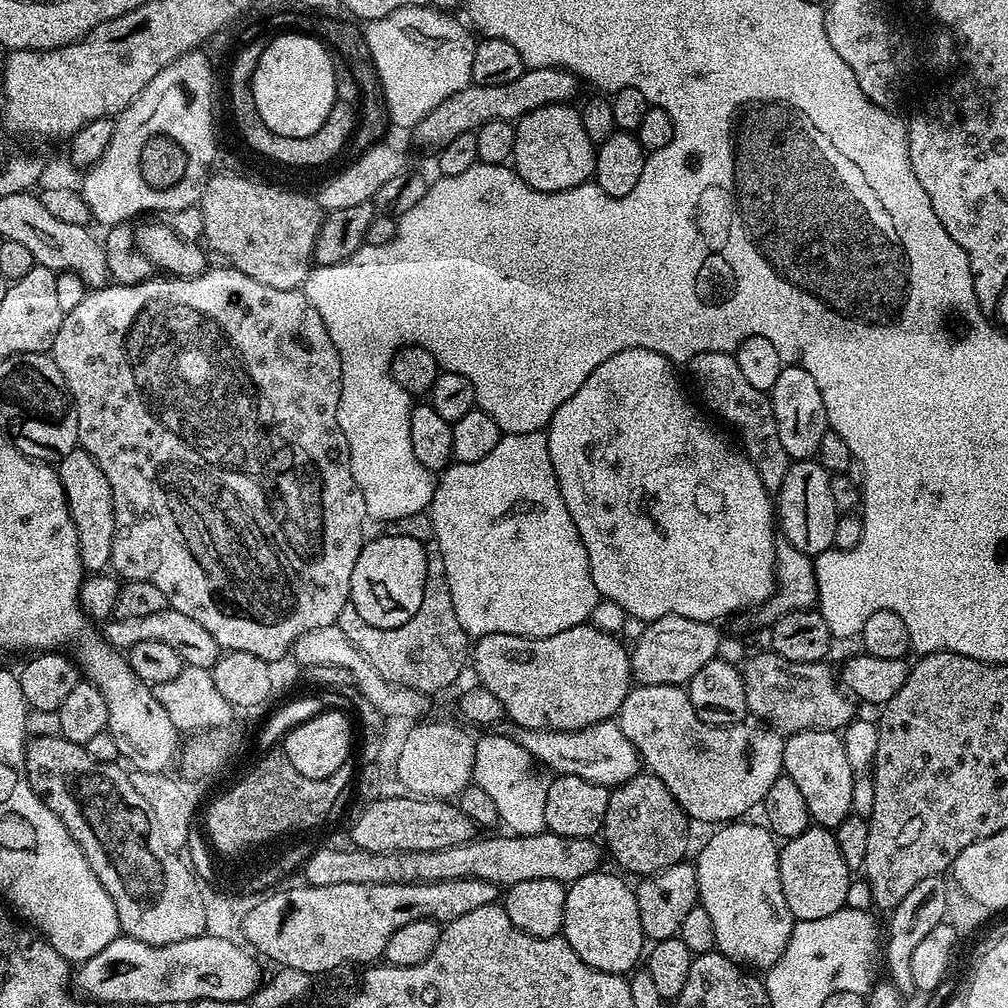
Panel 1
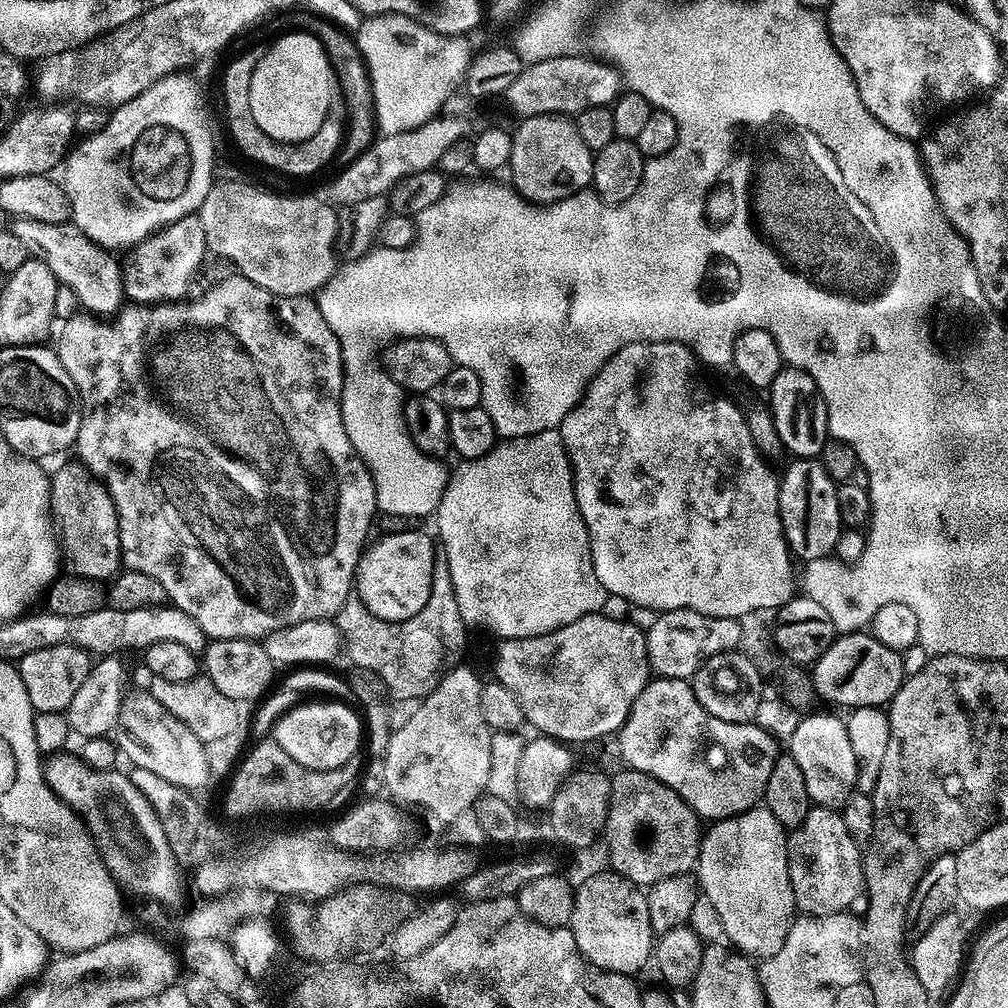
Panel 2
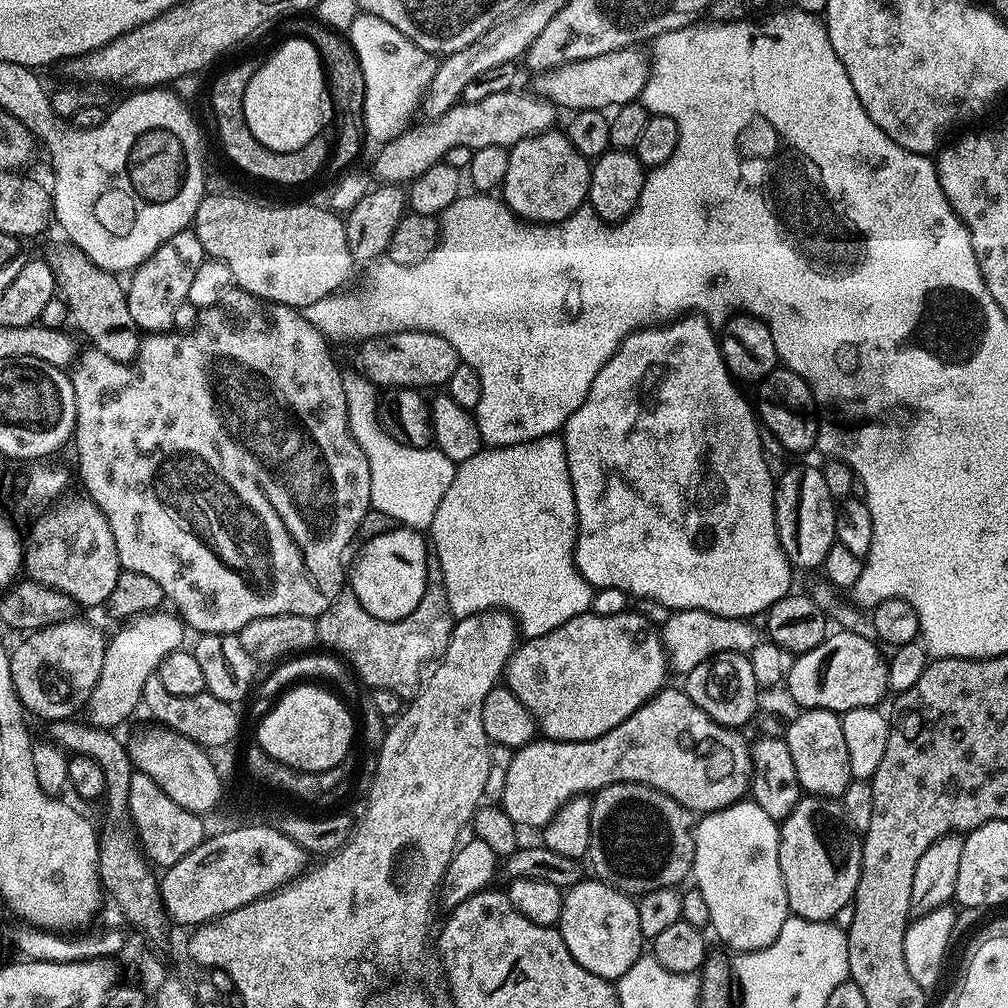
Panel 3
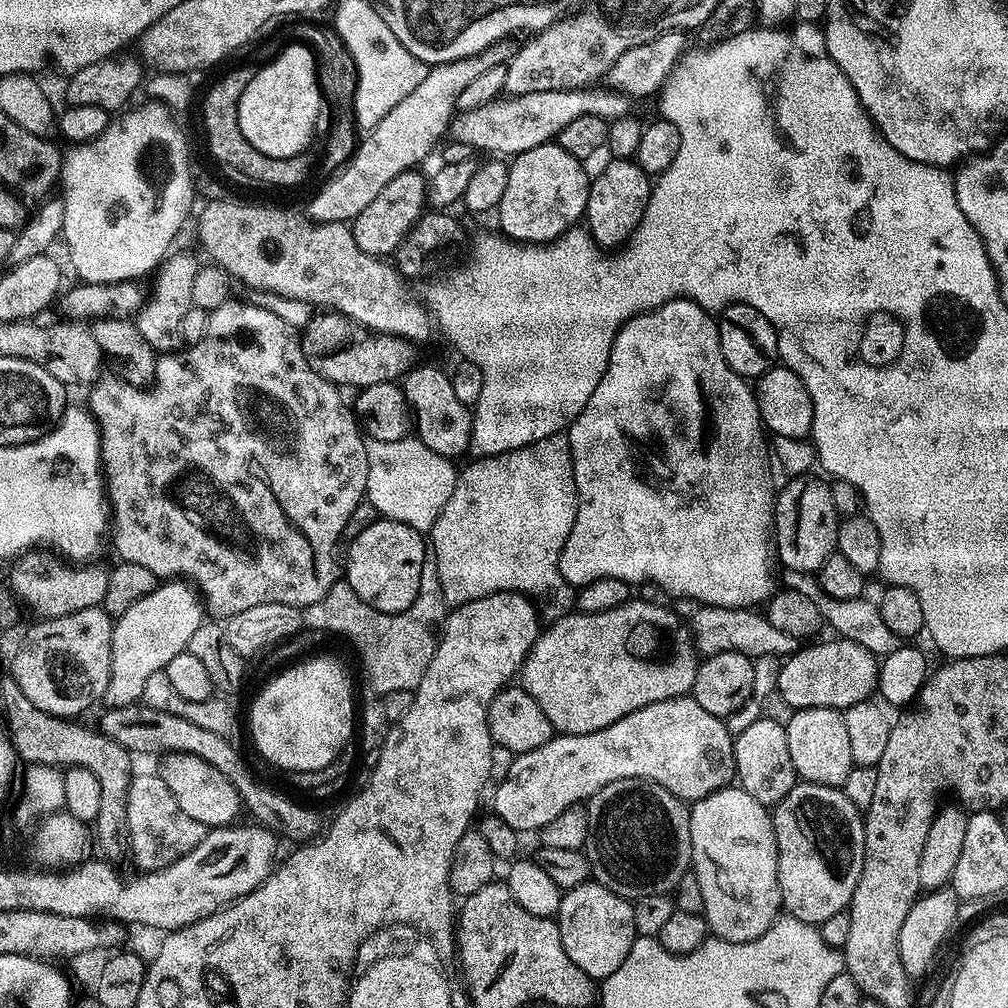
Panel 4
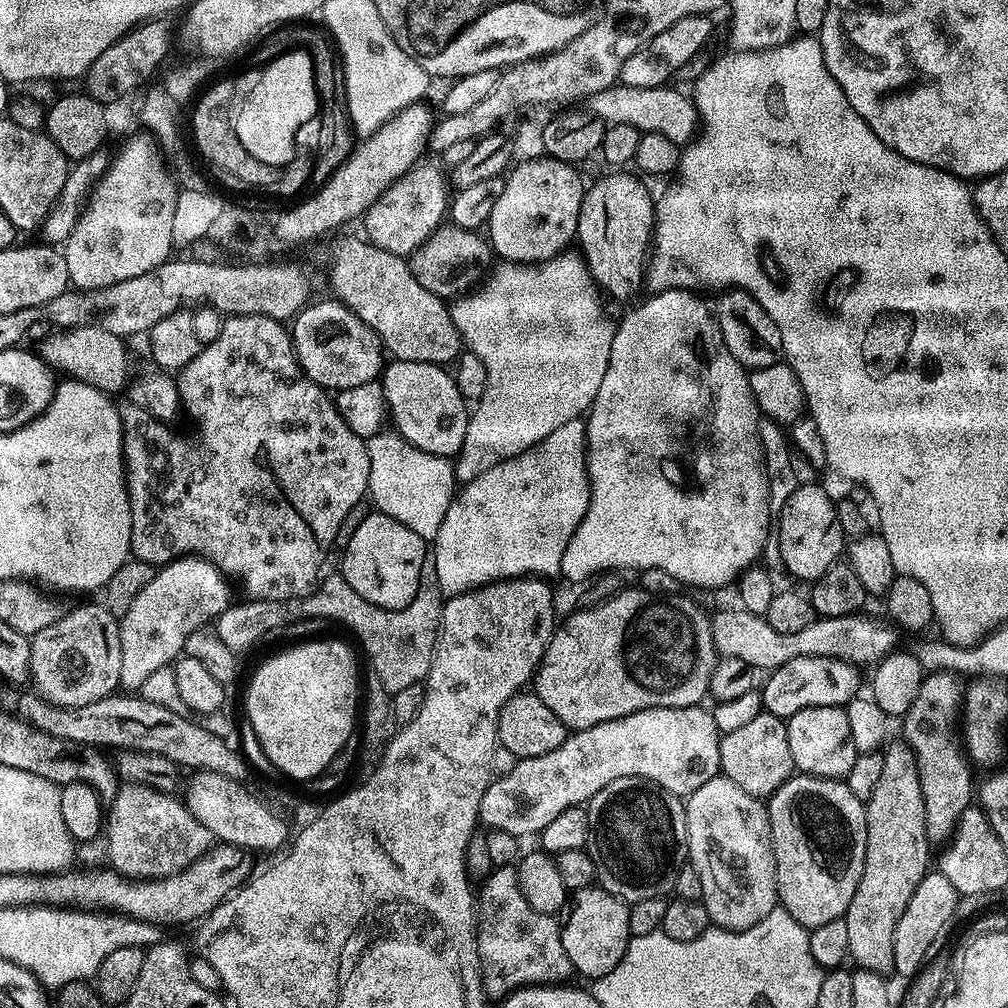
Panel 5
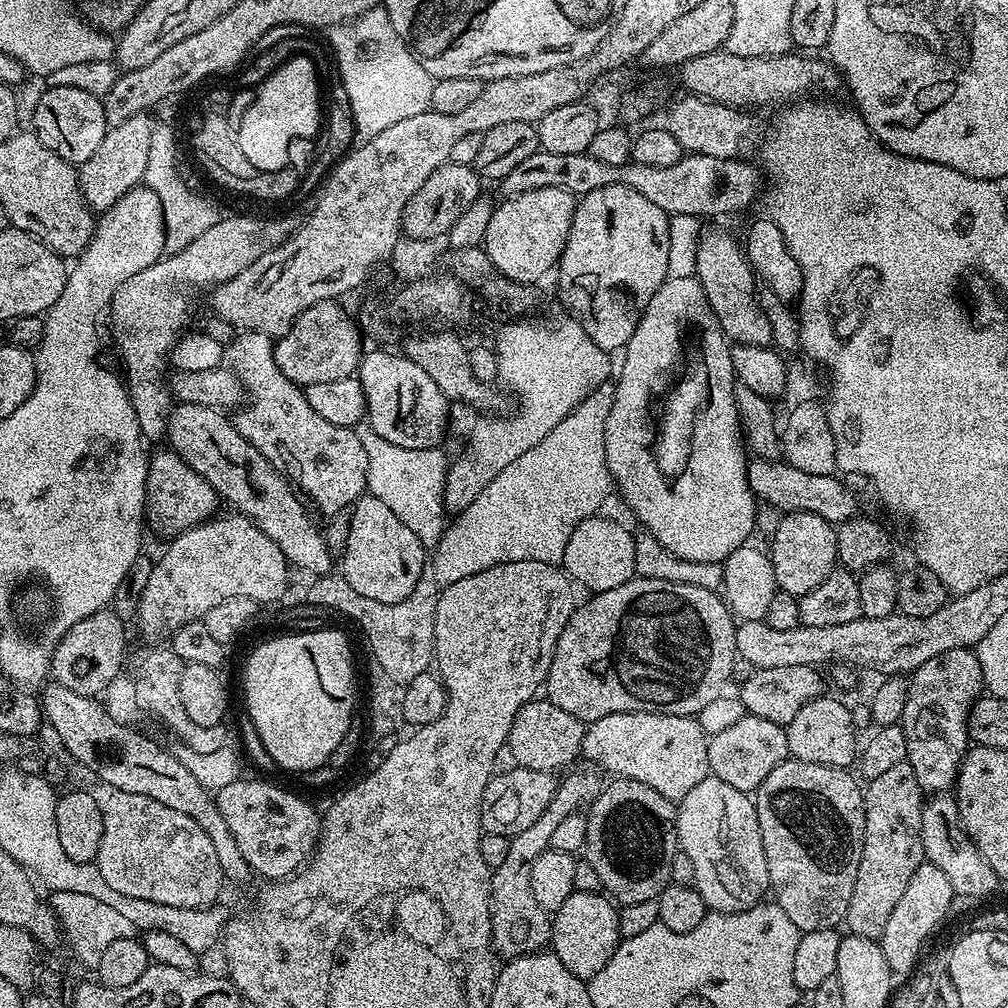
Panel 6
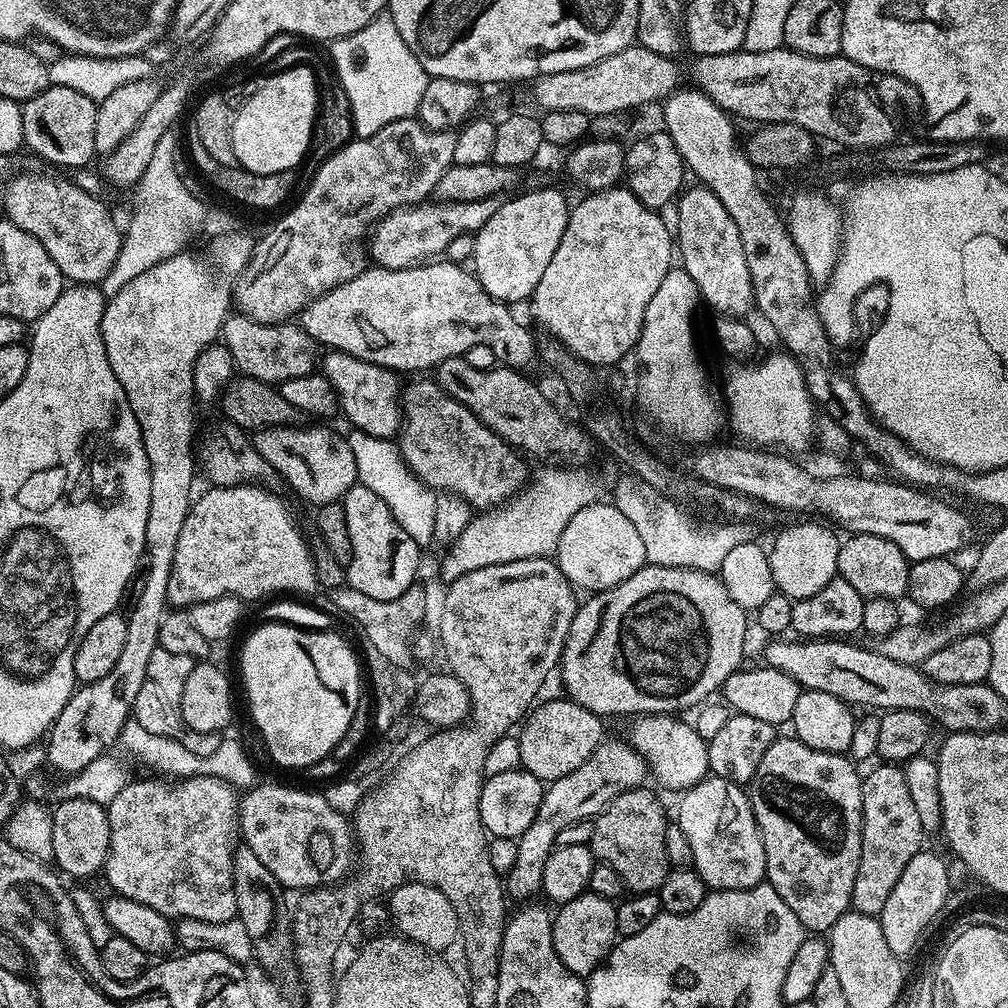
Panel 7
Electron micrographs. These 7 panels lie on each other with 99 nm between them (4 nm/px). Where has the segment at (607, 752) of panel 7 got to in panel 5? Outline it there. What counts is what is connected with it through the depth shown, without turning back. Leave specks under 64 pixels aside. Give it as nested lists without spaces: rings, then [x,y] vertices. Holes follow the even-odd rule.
[[[507,864],[501,868],[492,868],[489,874],[483,877],[482,885],[478,888],[478,937],[480,936],[480,952],[478,948],[478,959],[480,962],[480,973],[484,976],[484,990],[492,998],[503,998],[508,993],[515,991],[517,988],[530,984],[547,985],[549,982],[564,982],[568,975],[573,975],[574,969],[570,958],[566,958],[566,950],[562,946],[562,927],[561,921],[556,916],[547,916],[546,914],[538,914],[538,910],[534,910],[534,906],[530,906],[530,902],[526,902],[526,898],[522,894],[522,886],[518,882],[518,874],[513,865]]]

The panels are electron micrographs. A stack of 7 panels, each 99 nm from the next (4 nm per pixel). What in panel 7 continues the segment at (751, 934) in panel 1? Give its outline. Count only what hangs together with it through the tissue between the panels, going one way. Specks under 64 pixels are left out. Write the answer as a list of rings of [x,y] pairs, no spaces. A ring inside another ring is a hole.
[[[709,775],[707,778],[698,781],[693,788],[687,789],[681,796],[684,797],[680,800],[680,817],[678,817],[678,823],[682,834],[686,834],[686,839],[690,841],[692,868],[704,879],[704,883],[708,885],[709,889],[719,890],[721,892],[725,892],[726,890],[746,890],[747,888],[753,888],[756,884],[761,883],[766,876],[766,850],[762,846],[762,838],[760,837],[758,826],[756,825],[756,816],[752,813],[752,801],[749,793],[745,791],[741,785],[730,782],[729,780],[723,780],[714,775]]]

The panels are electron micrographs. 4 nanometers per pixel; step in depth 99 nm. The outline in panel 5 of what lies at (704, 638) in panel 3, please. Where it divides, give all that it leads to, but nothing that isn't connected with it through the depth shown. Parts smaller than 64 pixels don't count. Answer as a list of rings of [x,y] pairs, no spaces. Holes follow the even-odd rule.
[[[745,610],[737,611],[715,613],[712,616],[716,651],[721,657],[742,658],[742,662],[757,670],[774,669],[790,662],[790,658],[799,656],[834,658],[846,664],[875,666],[898,648],[897,629],[891,623],[888,625],[880,620],[871,620],[865,614],[829,620],[818,618],[813,624],[806,626],[806,630],[798,630],[798,634],[778,634],[778,630],[774,630],[774,626],[770,626],[763,615]]]

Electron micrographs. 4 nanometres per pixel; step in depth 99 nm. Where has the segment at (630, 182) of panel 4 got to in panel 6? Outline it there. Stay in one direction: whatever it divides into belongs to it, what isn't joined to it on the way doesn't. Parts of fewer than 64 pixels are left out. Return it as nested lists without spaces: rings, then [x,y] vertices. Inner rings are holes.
[[[611,184],[610,186],[602,186],[602,190],[590,190],[590,194],[579,197],[576,209],[574,210],[574,218],[570,226],[570,234],[566,238],[566,246],[560,255],[558,271],[555,273],[556,284],[560,287],[560,300],[565,304],[567,311],[575,316],[576,321],[586,330],[588,339],[592,340],[599,346],[605,354],[612,354],[612,351],[623,349],[628,340],[634,334],[634,330],[638,326],[640,319],[644,317],[646,306],[650,302],[650,298],[654,298],[654,294],[658,290],[658,286],[662,286],[662,282],[667,280],[668,263],[670,262],[670,226],[668,225],[670,217],[667,212],[658,210],[658,206],[654,206],[654,202],[642,198],[642,194],[638,194],[638,190],[634,190],[625,184]]]

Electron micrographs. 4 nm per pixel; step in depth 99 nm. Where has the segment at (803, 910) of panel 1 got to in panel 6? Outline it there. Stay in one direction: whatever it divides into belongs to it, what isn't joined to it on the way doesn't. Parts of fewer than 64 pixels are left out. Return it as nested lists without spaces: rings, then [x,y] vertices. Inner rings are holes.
[[[789,758],[774,766],[774,770],[766,774],[766,782],[754,793],[762,850],[766,850],[769,889],[771,895],[776,895],[773,896],[776,905],[801,934],[836,928],[845,923],[848,914],[864,841],[864,794],[861,781],[852,774],[847,768],[818,766],[814,762]]]

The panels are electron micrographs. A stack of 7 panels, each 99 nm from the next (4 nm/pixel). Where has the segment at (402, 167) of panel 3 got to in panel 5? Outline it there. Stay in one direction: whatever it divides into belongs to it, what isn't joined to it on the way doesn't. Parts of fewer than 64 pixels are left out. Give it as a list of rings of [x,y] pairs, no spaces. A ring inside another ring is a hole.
[[[613,86],[597,96],[591,97],[590,108],[597,116],[604,119],[605,125],[629,124],[642,134],[657,132],[666,134],[670,142],[681,146],[687,145],[697,135],[696,118],[698,109],[691,95],[683,96],[681,89],[676,86],[663,88],[630,88]]]

